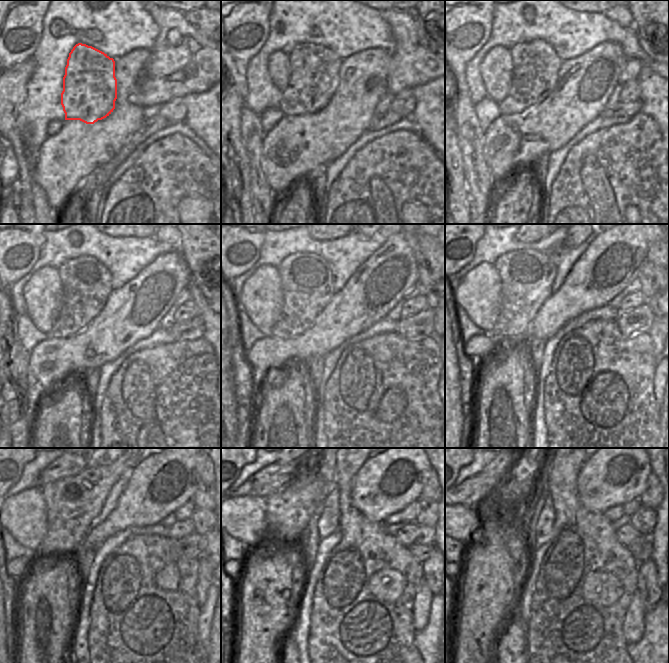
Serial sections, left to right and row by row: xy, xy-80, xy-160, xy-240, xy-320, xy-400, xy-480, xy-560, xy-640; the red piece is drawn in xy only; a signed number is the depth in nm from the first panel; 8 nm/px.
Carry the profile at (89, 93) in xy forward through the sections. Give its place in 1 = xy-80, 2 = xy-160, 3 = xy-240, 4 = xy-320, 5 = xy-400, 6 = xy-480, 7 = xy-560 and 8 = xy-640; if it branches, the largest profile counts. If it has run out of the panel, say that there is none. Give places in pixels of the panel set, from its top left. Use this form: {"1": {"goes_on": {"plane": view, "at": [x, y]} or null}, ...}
{"1": {"goes_on": {"plane": "xy-80", "at": [313, 69]}}, "2": {"goes_on": {"plane": "xy-160", "at": [535, 64]}}, "3": {"goes_on": {"plane": "xy-240", "at": [86, 283]}}, "4": {"goes_on": {"plane": "xy-320", "at": [306, 280]}}, "5": {"goes_on": {"plane": "xy-400", "at": [526, 276]}}, "6": {"goes_on": {"plane": "xy-480", "at": [71, 503]}}, "7": {"goes_on": {"plane": "xy-560", "at": [288, 510]}}, "8": {"goes_on": {"plane": "xy-640", "at": [508, 509]}}}

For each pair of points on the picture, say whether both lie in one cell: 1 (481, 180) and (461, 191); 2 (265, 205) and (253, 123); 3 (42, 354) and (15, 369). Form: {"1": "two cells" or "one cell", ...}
{"1": "two cells", "2": "one cell", "3": "two cells"}

